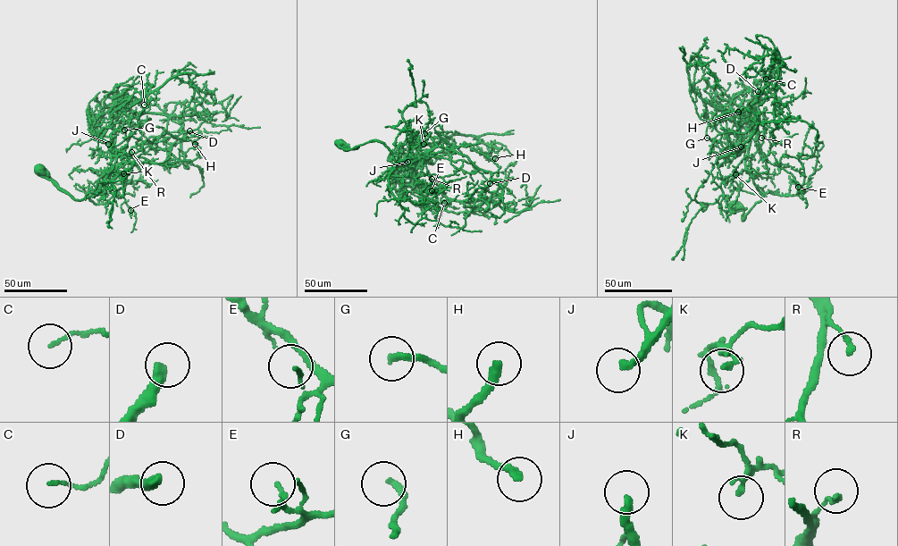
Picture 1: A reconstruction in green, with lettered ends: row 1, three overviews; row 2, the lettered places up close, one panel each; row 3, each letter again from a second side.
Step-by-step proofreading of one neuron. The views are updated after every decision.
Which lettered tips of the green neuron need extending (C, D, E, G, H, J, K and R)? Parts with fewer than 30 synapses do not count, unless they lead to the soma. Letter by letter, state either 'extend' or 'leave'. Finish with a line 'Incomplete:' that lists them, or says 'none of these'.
C: leave
D: extend
E: leave
G: extend
H: extend
J: extend
K: leave
R: leave
Incomplete: D, G, H, J

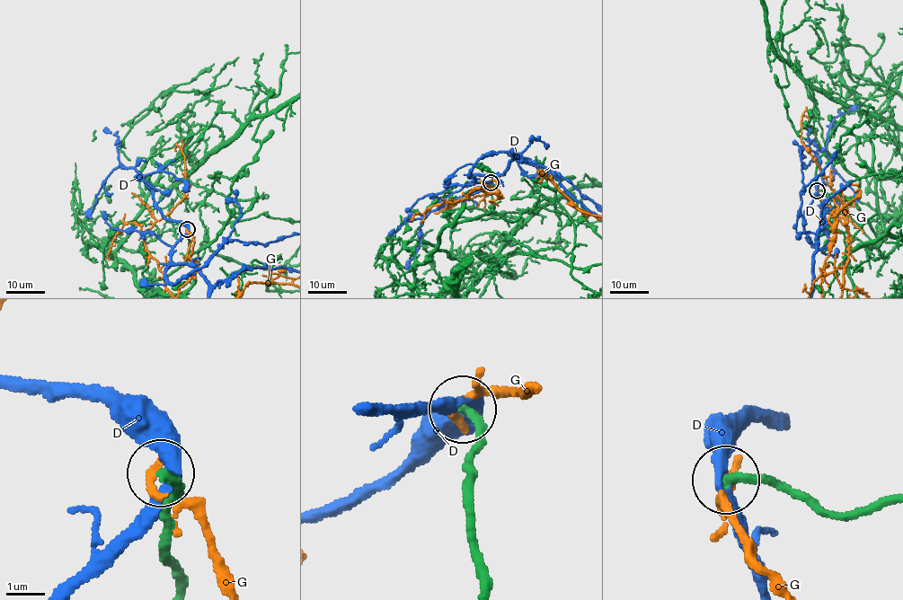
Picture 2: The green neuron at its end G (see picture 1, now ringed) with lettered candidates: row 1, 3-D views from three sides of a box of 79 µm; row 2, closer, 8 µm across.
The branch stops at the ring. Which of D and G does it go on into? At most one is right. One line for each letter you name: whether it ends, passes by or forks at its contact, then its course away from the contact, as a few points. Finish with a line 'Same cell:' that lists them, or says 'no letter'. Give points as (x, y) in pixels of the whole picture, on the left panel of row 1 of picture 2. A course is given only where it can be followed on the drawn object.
Same cell: no letter

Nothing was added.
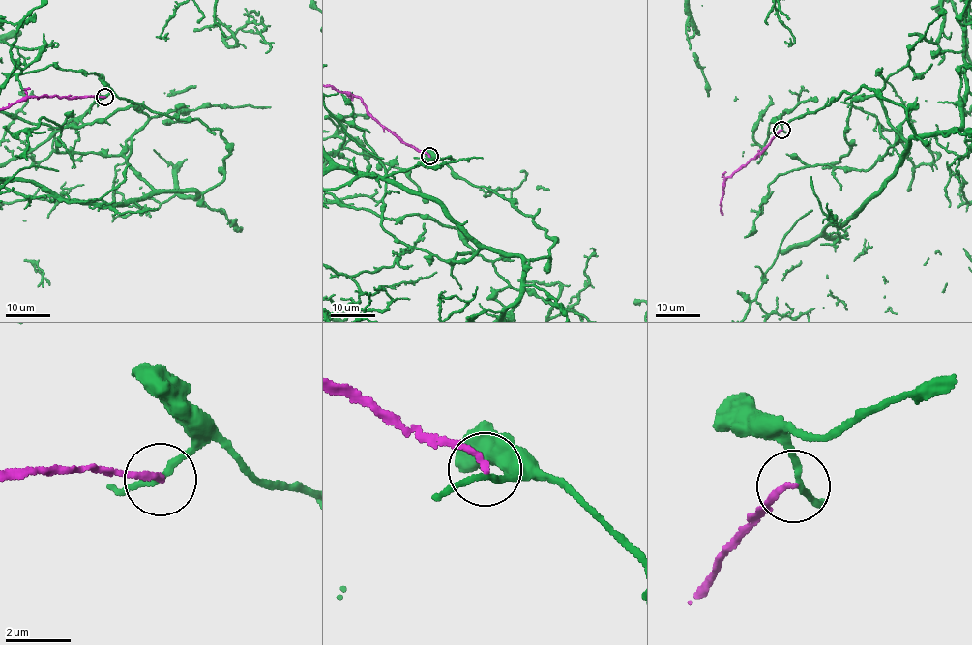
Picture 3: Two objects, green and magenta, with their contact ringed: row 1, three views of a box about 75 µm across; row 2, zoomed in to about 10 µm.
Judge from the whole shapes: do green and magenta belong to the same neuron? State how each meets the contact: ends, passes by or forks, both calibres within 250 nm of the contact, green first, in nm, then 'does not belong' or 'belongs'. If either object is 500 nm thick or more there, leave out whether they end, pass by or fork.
green passes by; magenta ends there; 170 nm thick on the green side, 180 nm on the other; does not belong

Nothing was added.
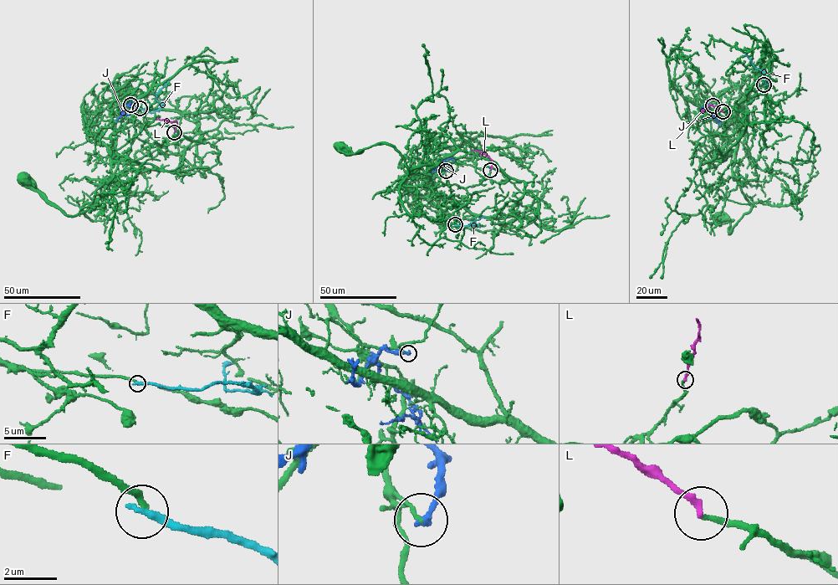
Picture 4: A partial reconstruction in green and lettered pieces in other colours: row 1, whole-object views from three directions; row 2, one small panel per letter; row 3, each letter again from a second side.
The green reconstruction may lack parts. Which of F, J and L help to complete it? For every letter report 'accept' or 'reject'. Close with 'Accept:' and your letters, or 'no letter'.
F: reject
J: reject
L: accept
Accept: L

